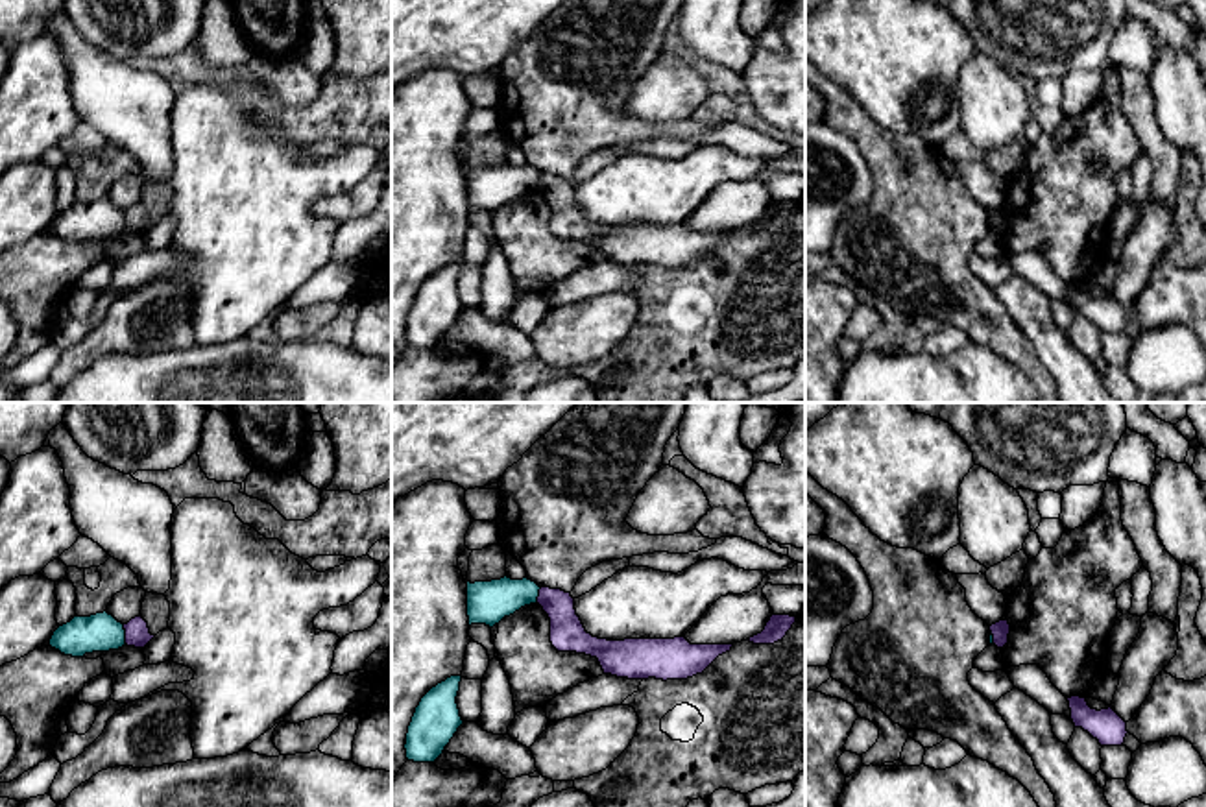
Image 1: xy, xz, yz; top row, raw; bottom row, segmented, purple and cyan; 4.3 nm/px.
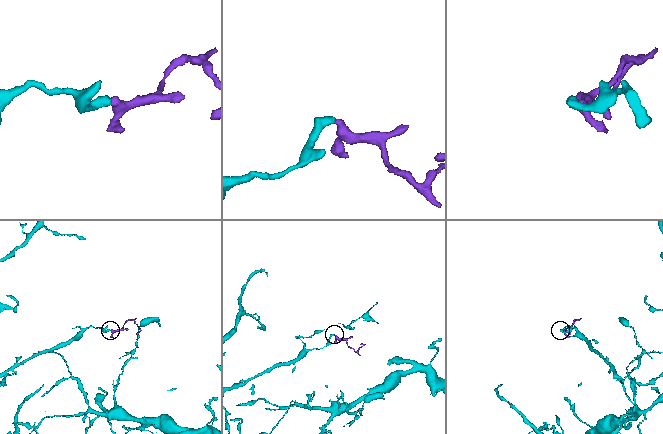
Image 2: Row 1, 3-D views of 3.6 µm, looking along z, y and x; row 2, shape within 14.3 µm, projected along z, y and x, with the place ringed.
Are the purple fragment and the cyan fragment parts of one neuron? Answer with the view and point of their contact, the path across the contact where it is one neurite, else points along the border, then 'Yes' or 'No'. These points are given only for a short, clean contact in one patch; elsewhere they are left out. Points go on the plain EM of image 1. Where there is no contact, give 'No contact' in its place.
Touches purple at xy (126, 220). Boundary: xy (122, 211), (126, 229). No

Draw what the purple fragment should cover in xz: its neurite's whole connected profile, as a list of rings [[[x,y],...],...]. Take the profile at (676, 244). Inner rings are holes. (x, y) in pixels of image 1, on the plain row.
[[[541,174],[537,190],[550,205],[550,229],[558,238],[597,244],[604,260],[628,266],[687,266],[702,260],[733,231],[691,231],[674,225],[608,227],[585,218],[574,196],[574,185],[561,175]]]

